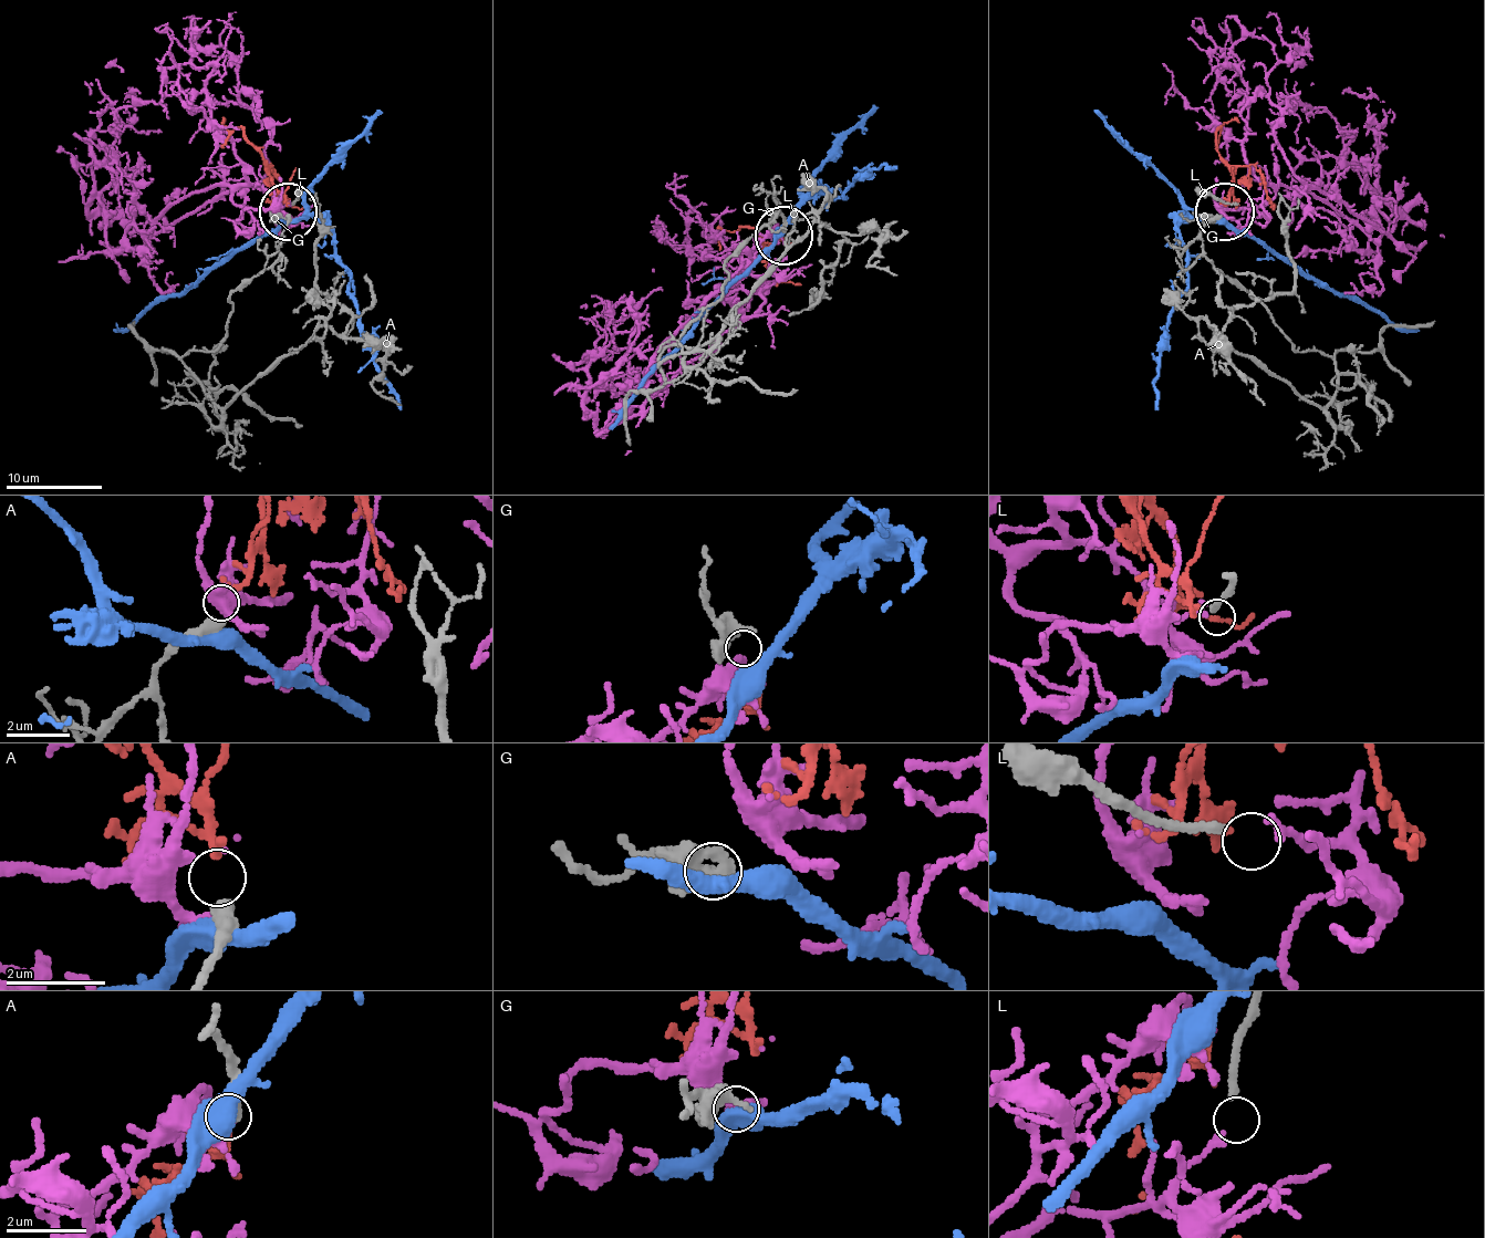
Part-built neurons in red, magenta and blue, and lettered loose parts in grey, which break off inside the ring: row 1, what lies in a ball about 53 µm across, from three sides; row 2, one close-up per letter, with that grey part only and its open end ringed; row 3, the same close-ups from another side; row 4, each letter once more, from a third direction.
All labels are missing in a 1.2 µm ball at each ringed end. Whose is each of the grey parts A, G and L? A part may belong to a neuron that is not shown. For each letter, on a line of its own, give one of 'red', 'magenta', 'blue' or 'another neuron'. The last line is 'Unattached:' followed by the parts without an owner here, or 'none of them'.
A: red
G: blue
L: another neuron
Unattached: L

